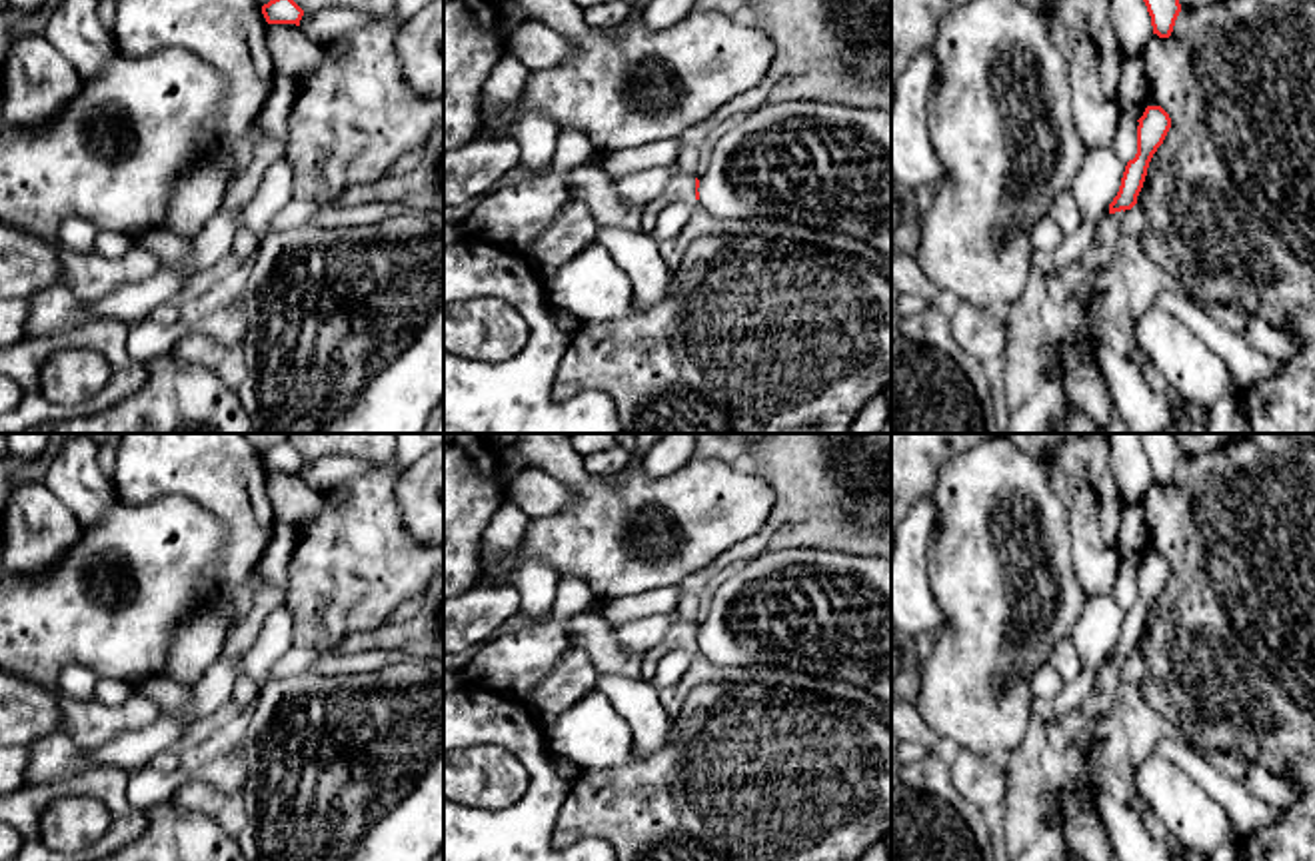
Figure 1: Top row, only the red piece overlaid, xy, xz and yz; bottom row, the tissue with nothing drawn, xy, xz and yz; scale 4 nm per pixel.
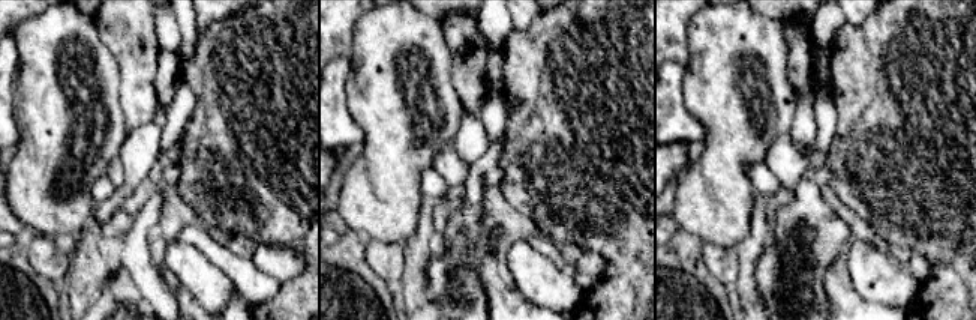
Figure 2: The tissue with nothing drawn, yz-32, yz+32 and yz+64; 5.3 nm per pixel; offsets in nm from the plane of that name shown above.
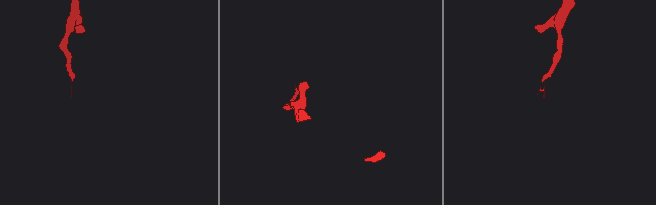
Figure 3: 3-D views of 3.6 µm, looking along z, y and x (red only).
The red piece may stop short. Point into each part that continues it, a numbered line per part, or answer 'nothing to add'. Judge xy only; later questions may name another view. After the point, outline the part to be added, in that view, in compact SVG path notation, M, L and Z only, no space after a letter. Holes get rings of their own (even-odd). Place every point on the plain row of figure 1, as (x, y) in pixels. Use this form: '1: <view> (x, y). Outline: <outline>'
nothing to add

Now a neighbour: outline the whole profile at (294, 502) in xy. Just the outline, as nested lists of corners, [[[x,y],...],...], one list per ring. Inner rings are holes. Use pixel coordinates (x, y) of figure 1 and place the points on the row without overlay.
[[[268,471],[266,495],[274,521],[282,521],[294,531],[304,529],[324,509],[324,491],[312,487],[296,471]]]

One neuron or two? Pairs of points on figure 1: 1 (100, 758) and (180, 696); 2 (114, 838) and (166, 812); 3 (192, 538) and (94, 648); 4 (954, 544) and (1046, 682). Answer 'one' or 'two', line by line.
1: one
2: two
3: one
4: two

